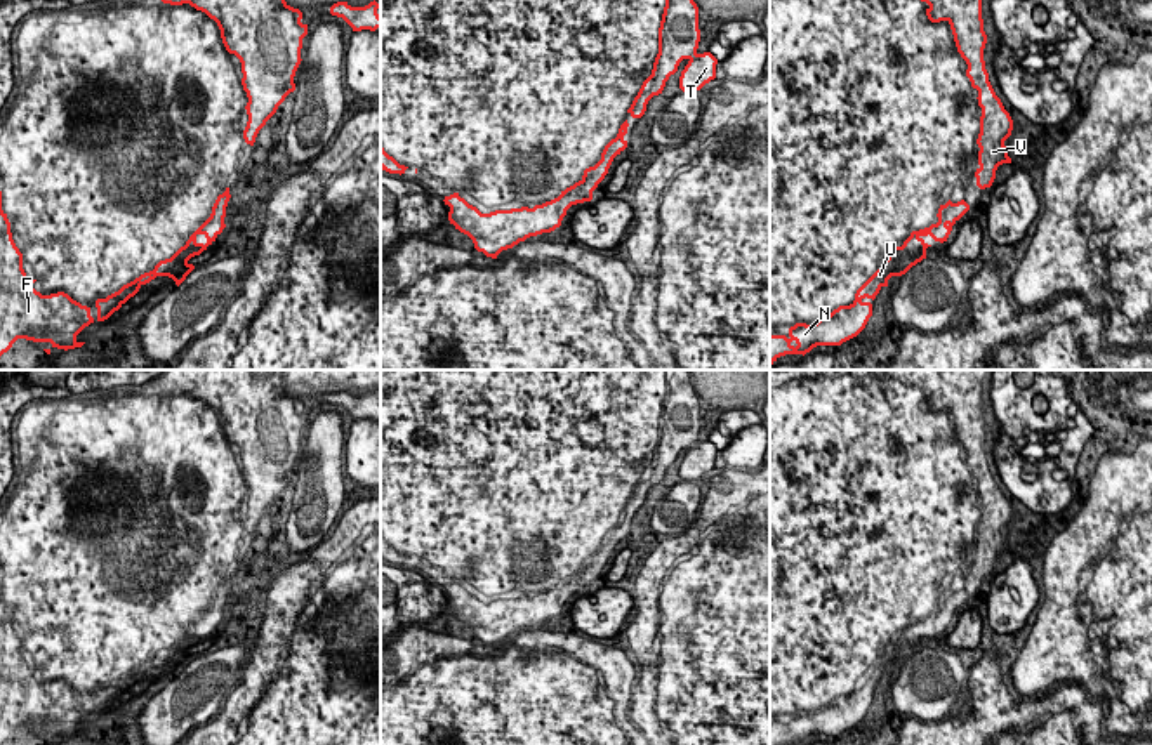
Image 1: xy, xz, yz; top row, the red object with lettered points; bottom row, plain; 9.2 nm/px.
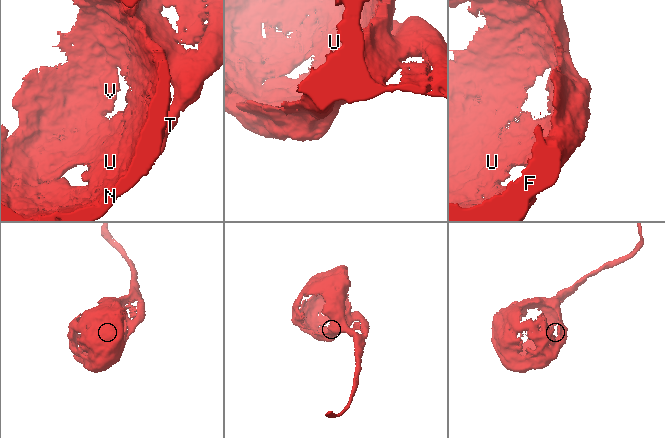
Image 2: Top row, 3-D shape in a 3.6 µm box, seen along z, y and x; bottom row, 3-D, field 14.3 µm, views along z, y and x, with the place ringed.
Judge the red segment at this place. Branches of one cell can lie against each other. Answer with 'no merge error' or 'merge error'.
no merge error

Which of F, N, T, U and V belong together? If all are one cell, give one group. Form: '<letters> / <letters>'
F N T U V

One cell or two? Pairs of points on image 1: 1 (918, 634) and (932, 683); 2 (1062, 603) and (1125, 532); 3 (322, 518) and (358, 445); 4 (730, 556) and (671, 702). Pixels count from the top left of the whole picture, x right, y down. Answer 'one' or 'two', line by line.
1: two
2: one
3: two
4: one

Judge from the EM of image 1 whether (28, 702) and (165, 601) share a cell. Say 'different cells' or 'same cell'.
same cell

